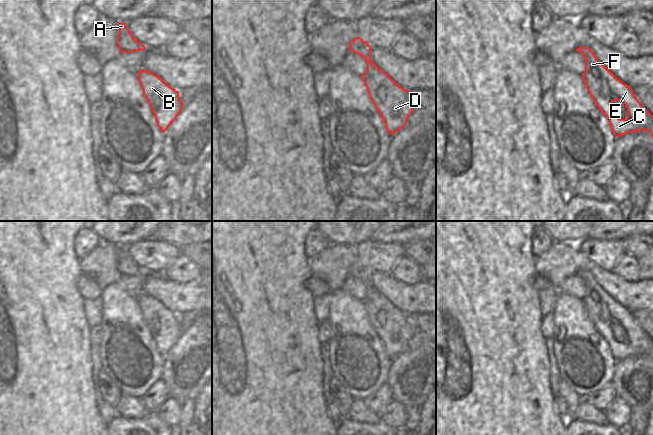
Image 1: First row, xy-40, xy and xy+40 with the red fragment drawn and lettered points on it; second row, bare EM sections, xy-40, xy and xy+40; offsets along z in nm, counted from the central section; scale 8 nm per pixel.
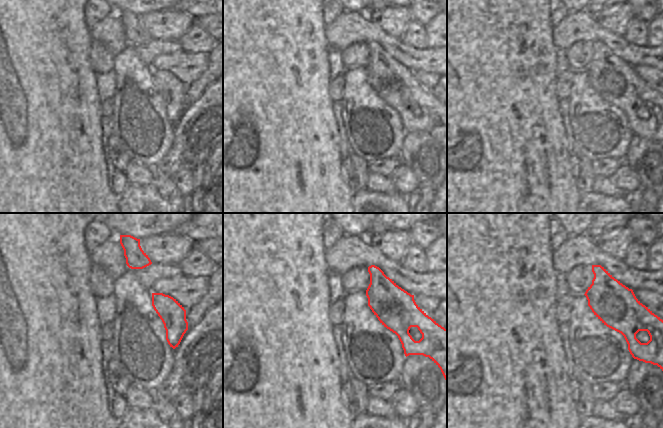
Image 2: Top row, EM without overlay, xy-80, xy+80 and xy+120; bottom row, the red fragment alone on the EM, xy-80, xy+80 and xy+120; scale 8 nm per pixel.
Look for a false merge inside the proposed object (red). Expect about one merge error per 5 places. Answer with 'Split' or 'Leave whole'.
Leave whole

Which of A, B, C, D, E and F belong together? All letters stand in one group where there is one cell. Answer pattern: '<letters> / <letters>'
A B C D E F

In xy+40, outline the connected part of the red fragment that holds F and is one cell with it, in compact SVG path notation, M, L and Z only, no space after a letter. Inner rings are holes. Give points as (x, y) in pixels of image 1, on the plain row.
M578 271L576 275L585 282L585 296L581 299L585 310L601 337L609 344L613 358L620 361L648 355L653 361L653 339L639 326L632 312L600 287L588 271ZM614 325L622 325L627 332L626 343L613 338L611 328Z

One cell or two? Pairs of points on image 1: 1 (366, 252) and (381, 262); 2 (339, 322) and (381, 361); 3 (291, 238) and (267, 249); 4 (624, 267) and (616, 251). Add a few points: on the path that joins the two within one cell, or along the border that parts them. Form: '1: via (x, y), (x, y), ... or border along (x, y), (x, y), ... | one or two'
1: via (370, 252), (377, 258) | one
2: via (350, 333), (370, 355) | one
3: via (285, 238), (278, 238), (273, 243) | one
4: border along (624, 252), (612, 270) | two

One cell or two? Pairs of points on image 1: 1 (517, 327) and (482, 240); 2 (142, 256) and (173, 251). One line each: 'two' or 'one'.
1: one
2: one

